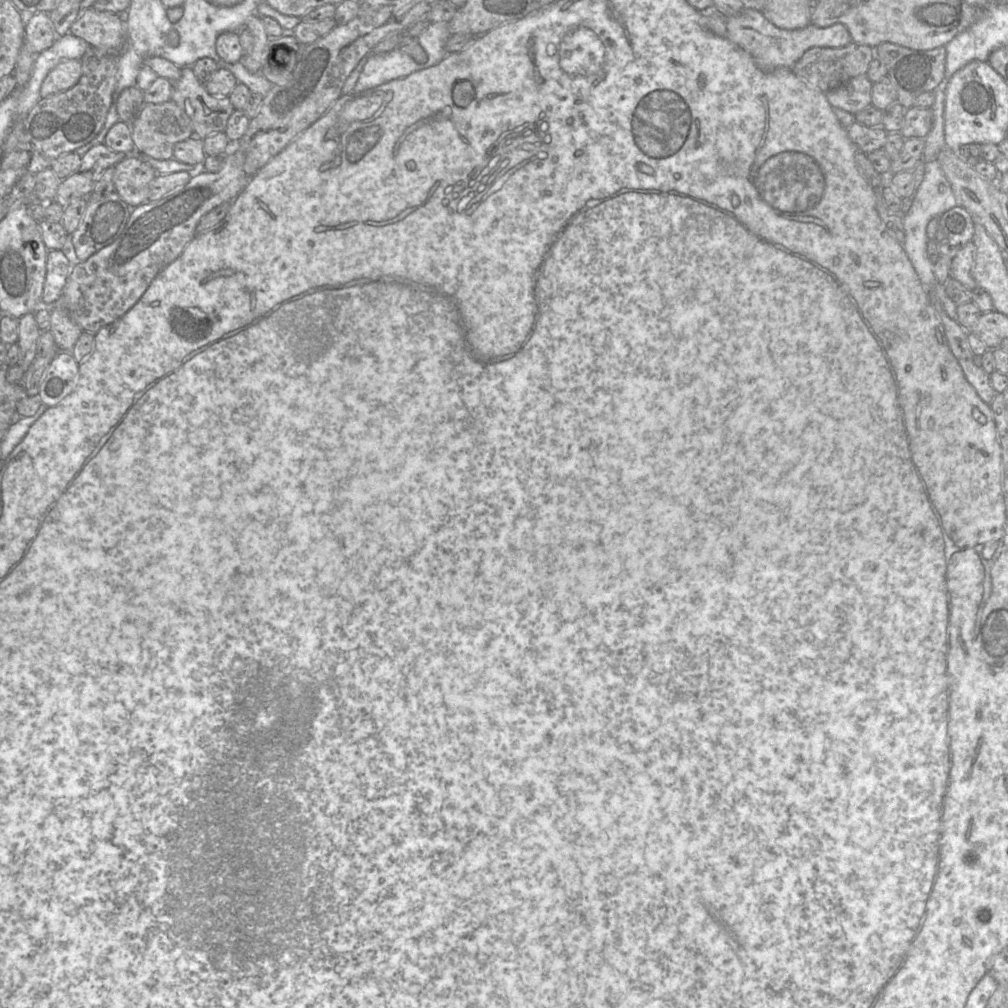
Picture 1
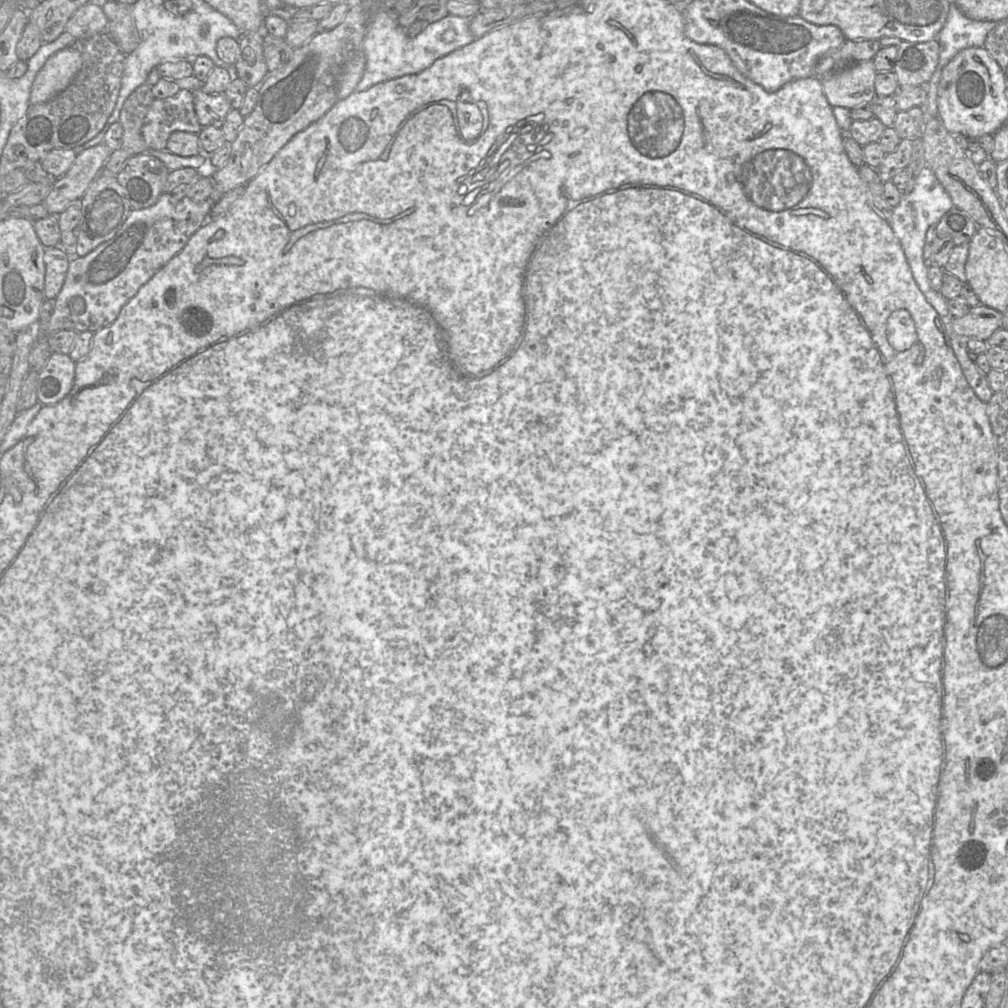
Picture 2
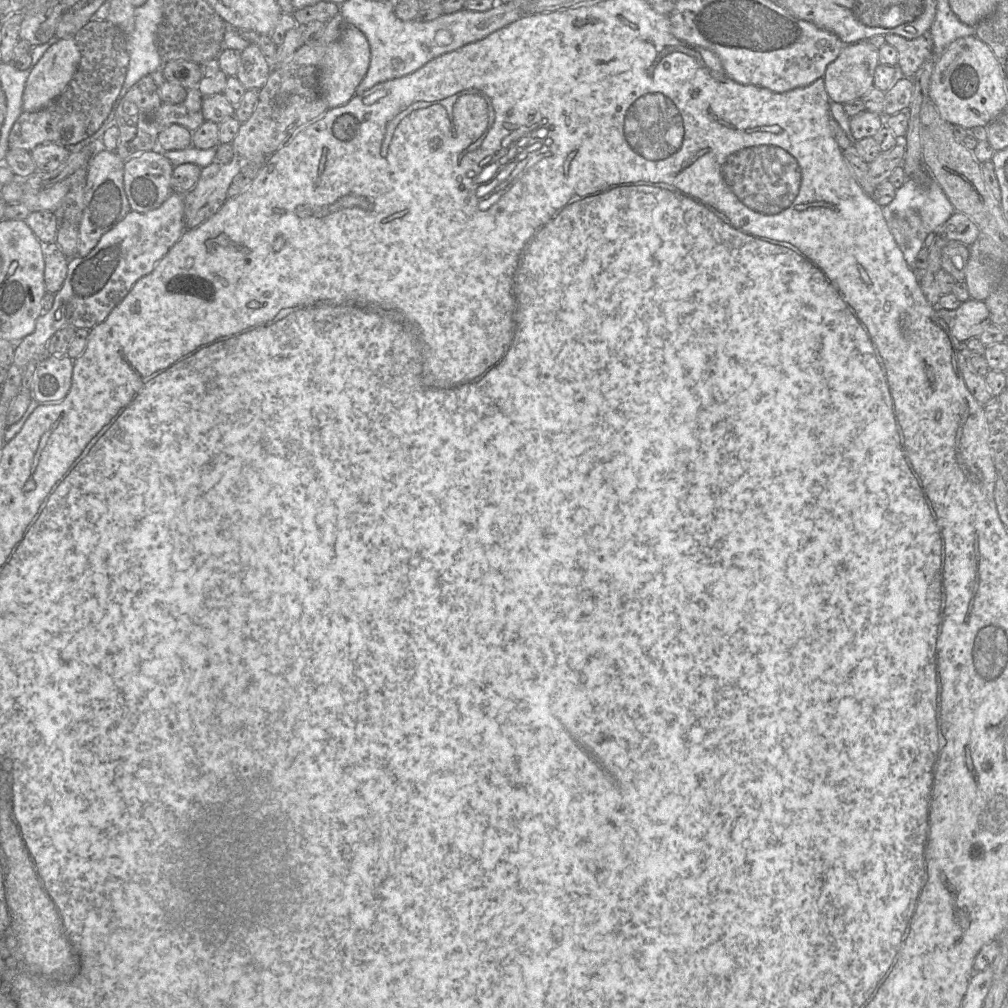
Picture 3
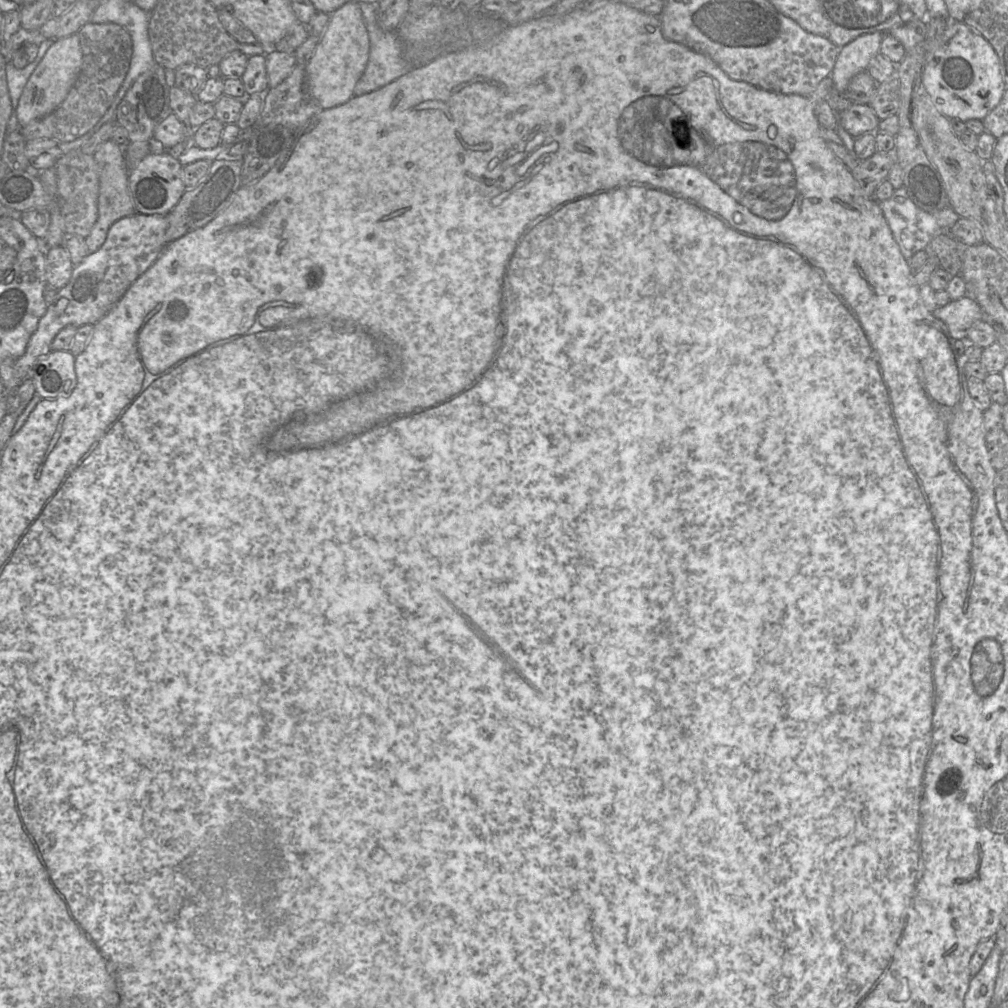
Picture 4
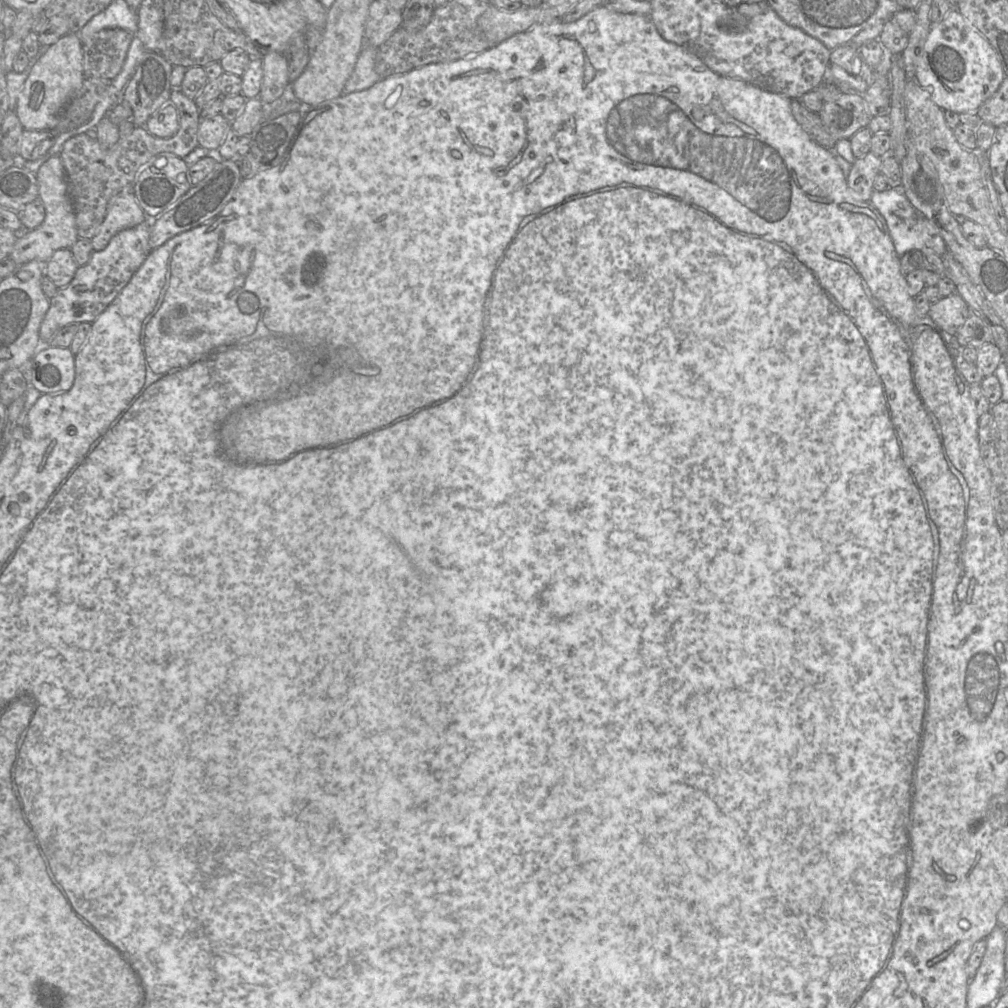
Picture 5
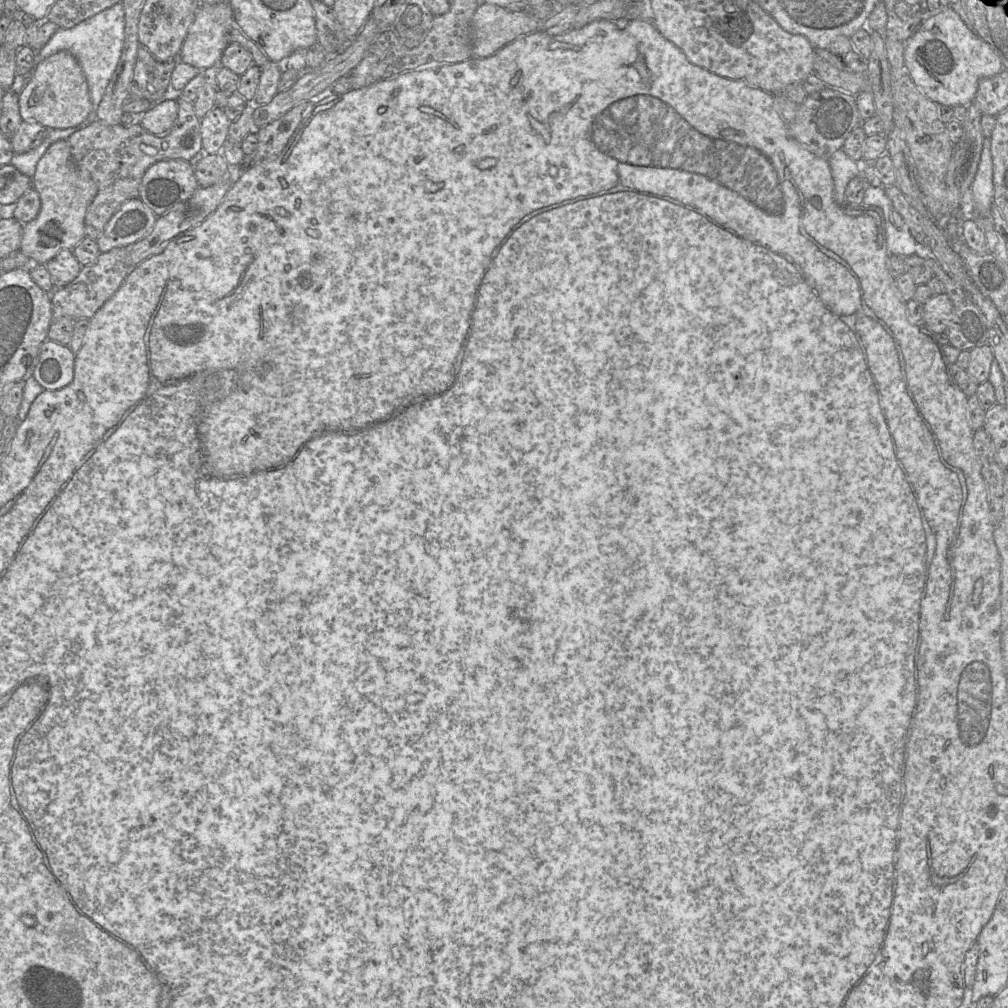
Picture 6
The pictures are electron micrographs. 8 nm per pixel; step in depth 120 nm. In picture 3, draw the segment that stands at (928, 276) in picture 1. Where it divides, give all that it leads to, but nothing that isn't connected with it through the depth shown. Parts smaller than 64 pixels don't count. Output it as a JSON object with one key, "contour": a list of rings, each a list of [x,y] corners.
{"contour":[[[906,179],[904,184],[896,190],[894,199],[888,205],[882,207],[882,215],[889,231],[902,251],[907,264],[913,270],[916,270],[916,257],[928,234],[936,232],[955,211],[937,181],[929,188],[921,188],[912,179]]]}

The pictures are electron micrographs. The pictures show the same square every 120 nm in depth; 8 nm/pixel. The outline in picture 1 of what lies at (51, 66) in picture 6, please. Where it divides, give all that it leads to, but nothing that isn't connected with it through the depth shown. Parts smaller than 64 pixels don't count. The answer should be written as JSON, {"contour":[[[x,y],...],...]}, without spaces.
{"contour":[[[69,59],[59,63],[45,77],[40,88],[40,97],[64,92],[75,86],[82,75],[80,60]]]}

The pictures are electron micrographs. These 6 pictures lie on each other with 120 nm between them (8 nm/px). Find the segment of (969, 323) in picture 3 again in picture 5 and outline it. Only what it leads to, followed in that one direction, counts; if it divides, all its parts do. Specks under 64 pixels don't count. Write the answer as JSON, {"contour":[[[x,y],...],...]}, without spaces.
{"contour":[[[958,294],[942,297],[930,306],[928,317],[943,331],[955,335],[964,324],[969,311],[964,299]]]}

